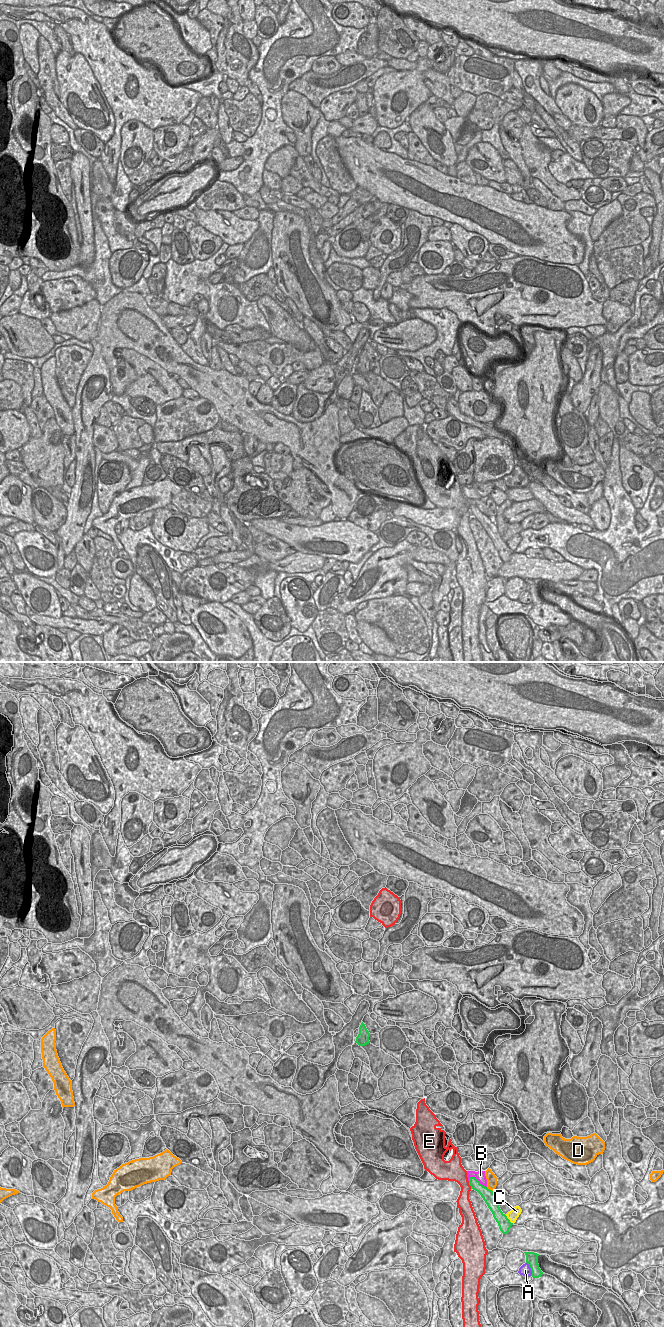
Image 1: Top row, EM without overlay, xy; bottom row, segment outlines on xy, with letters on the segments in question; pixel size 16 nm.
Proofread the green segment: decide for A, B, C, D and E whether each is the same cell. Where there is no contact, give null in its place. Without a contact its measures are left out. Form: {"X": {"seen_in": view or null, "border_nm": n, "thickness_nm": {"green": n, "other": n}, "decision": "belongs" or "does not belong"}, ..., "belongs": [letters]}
{"A": {"seen_in": "xy", "border_nm": 240, "thickness_nm": {"green": 190, "other": 190}, "decision": "does not belong"}, "B": {"seen_in": "xy", "border_nm": 340, "thickness_nm": {"green": 160, "other": 160}, "decision": "does not belong"}, "C": {"seen_in": "xy", "border_nm": 200, "thickness_nm": {"green": 200, "other": 160}, "decision": "does not belong"}, "D": {"seen_in": "xy", "border_nm": 130, "thickness_nm": {"green": 200, "other": 160}, "decision": "does not belong"}, "E": {"seen_in": "xy", "border_nm": 140, "thickness_nm": {"green": 160, "other": 260}, "decision": "does not belong"}, "belongs": []}

